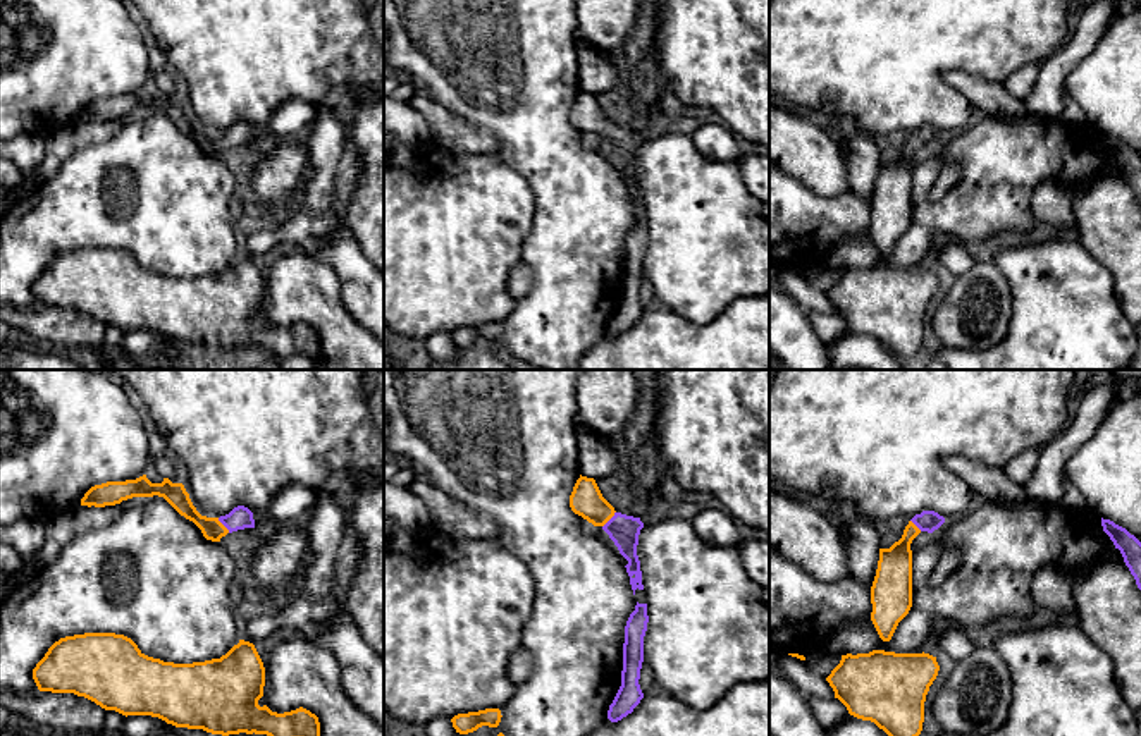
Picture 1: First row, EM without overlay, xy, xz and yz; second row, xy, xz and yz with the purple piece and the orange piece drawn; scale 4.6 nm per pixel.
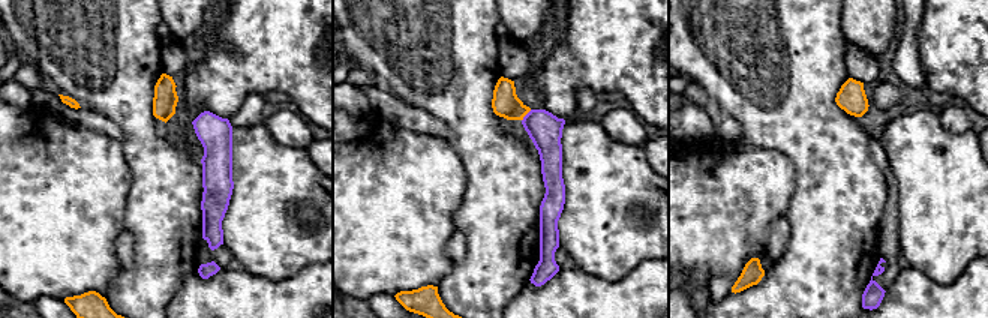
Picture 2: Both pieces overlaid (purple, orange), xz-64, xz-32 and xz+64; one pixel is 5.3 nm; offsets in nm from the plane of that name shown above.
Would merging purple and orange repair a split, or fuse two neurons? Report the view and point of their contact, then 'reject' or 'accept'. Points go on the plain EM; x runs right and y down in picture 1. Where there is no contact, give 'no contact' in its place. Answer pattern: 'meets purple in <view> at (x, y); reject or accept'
meets purple in xy at (222, 138); accept

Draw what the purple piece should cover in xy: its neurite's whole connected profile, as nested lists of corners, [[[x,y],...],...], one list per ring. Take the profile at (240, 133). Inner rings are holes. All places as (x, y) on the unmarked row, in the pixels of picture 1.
[[[146,89],[136,95],[95,100],[84,108],[81,120],[105,122],[133,112],[153,110],[163,112],[181,131],[193,136],[201,144],[203,151],[212,156],[220,156],[222,151],[237,144],[255,143],[253,127],[244,120],[237,120],[220,132],[207,132],[196,126],[182,98],[172,98],[169,93],[163,93],[162,98],[151,98]]]

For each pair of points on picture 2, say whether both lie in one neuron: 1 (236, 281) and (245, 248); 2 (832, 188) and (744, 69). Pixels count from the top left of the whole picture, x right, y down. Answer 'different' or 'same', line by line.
1: different
2: same

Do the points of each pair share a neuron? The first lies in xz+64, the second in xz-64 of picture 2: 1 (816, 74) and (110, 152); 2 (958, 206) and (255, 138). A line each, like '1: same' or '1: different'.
1: different
2: same

